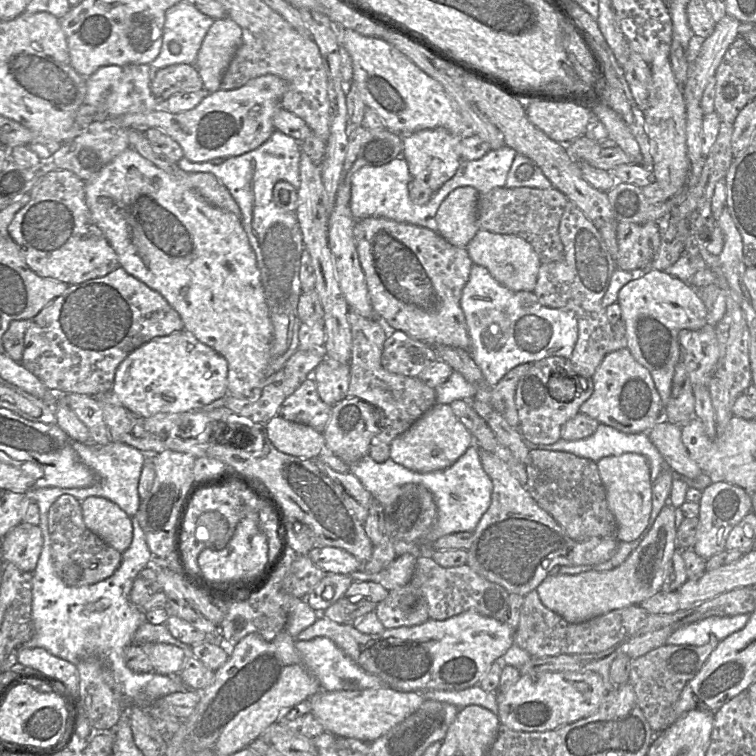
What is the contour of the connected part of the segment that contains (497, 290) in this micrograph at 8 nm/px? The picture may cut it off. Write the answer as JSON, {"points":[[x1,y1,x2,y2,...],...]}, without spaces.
{"points":[[473,264,469,279,462,290,460,306,464,309,471,305,471,299,478,295,496,297,497,294,509,293,510,289,497,282,483,266]]}

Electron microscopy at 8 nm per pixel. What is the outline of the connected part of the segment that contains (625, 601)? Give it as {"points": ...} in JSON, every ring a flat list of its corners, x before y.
{"points":[[668,501,638,547,616,568,578,575,549,575,537,588,541,602,567,622,579,624,612,610,640,605,660,591,668,563,677,549,675,507]]}

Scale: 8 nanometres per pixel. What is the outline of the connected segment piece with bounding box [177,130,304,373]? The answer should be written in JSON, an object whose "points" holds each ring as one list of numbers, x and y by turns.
{"points":[[274,131,269,139,257,149,240,156,234,156,216,162,191,162,182,158,177,162,179,169,187,173,209,173,216,177,229,191,241,211,242,227,253,249,260,272,261,284,265,301,273,327,270,343,269,372,276,373,283,369,289,357,298,350,300,321,297,315,297,305,302,293,299,280,300,258,304,249,303,238,295,213,279,209,272,197,273,187,279,181,290,183,296,190,300,186,300,143,280,131]]}

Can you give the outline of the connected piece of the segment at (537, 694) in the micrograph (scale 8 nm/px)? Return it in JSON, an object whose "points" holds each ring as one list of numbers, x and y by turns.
{"points":[[595,672,522,674,509,689,497,691,497,716,501,724,515,731,554,730,595,713,607,694,601,676]]}

